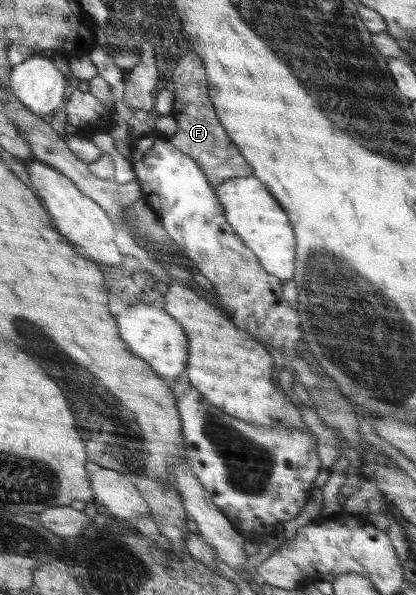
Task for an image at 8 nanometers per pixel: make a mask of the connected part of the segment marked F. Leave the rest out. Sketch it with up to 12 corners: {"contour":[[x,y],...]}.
{"contour":[[203,60],[173,70],[178,123],[167,141],[209,183],[252,168],[220,125]]}

